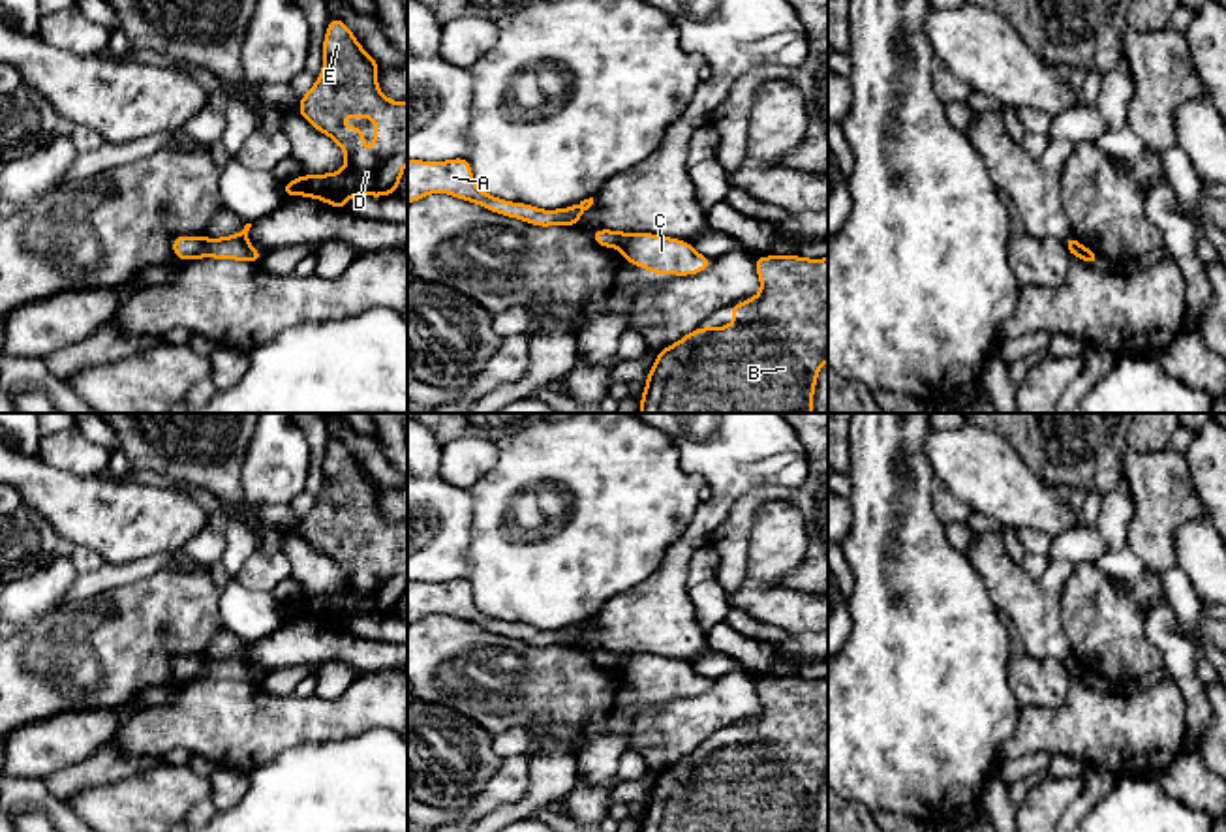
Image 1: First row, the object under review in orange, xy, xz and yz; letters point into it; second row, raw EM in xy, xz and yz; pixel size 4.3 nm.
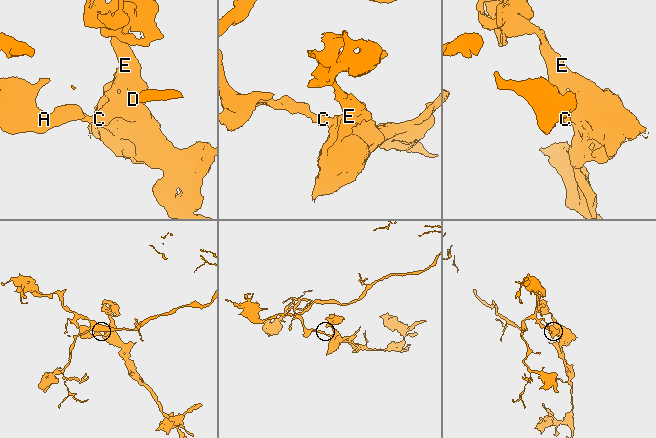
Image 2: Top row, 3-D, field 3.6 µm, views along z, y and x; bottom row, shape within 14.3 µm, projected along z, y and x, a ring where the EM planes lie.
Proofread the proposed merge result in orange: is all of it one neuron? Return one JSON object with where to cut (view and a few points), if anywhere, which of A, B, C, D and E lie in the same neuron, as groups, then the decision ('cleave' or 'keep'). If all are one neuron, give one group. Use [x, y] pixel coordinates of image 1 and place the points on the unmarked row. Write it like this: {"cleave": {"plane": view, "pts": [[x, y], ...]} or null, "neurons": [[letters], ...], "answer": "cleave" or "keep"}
{"cleave": {"plane": "xy", "pts": [[209, 660], [203, 675]]}, "neurons": [["A"], ["B", "C", "D", "E"]], "answer": "cleave"}

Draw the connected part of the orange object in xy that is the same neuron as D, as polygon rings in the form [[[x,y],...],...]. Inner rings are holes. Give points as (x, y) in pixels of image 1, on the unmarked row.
[[[338,438],[327,445],[323,479],[323,492],[314,509],[300,516],[297,532],[342,567],[345,588],[340,593],[300,595],[282,607],[282,618],[306,616],[345,631],[353,616],[398,612],[407,584],[407,522],[396,524],[377,511],[379,485]],[[338,537],[372,537],[375,567],[360,571],[359,563],[368,554],[340,547]]]

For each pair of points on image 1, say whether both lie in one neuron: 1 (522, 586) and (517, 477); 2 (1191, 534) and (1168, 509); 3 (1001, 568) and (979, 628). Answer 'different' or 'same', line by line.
1: same
2: different
3: different

